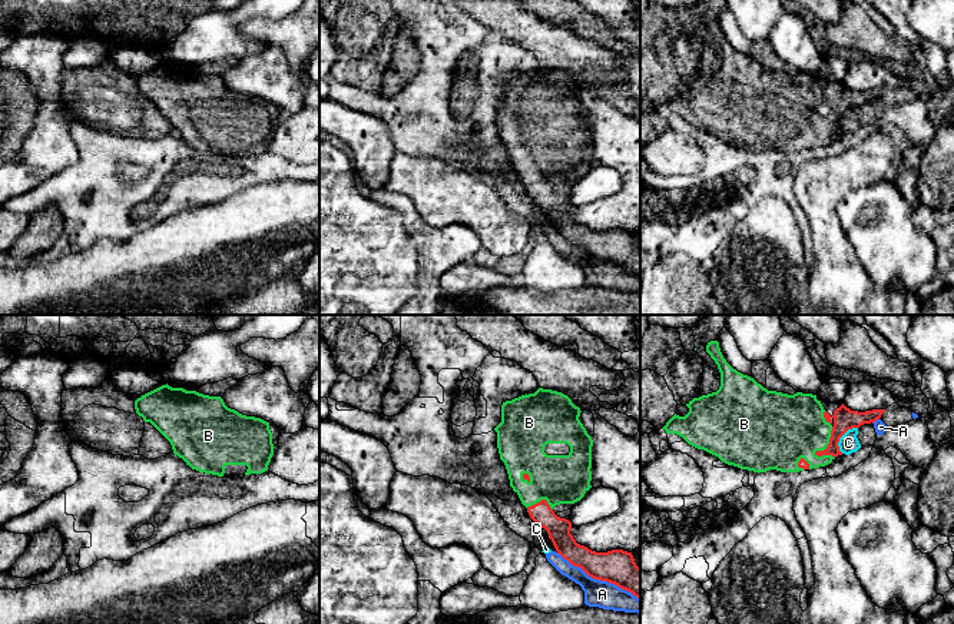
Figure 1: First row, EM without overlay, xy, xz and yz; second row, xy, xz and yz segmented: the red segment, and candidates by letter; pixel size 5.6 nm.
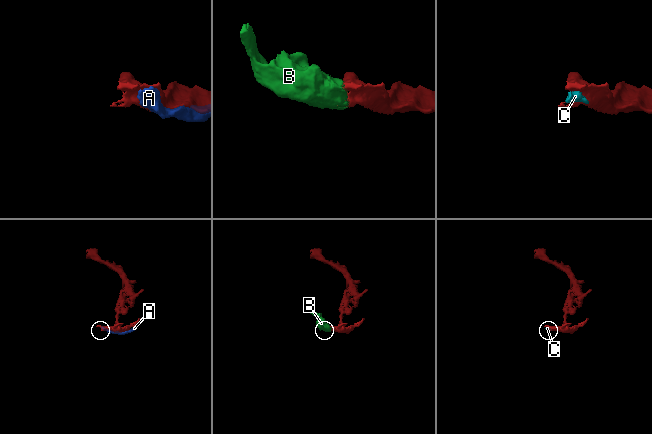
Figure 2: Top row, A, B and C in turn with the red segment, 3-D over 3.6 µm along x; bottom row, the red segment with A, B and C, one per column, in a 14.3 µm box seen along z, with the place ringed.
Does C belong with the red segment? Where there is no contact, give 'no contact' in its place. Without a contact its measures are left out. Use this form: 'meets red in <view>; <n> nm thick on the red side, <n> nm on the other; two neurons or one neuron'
meets red in yz; 120 nm thick on the red side, 110 nm on the other; two neurons

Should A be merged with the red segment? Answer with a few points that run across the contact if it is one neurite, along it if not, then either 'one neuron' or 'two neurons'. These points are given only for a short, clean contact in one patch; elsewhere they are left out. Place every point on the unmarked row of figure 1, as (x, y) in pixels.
two neurons

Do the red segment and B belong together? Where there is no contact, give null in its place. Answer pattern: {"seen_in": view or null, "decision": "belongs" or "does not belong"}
{"seen_in": "yz", "decision": "belongs"}

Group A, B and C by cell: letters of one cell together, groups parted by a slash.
A C / B

